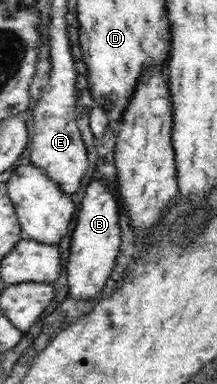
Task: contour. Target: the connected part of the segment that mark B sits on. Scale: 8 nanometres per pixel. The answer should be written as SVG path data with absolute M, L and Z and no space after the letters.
M97 178L89 182L81 201L81 207L79 207L77 226L71 239L71 250L67 265L68 291L71 293L71 298L93 300L103 294L102 289L111 277L111 270L115 265L122 243L120 203L121 201L116 198L110 188L107 188L105 182Z

